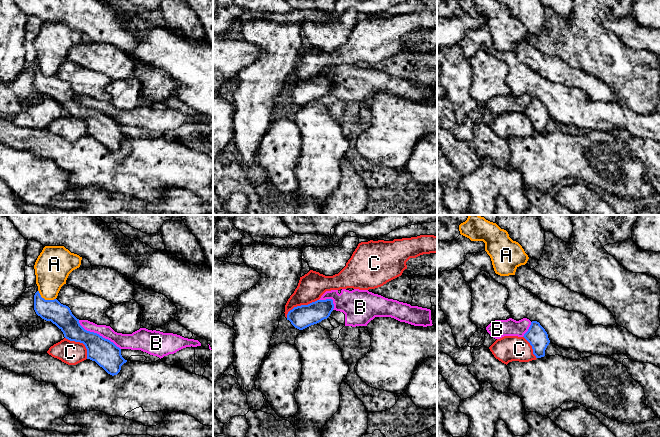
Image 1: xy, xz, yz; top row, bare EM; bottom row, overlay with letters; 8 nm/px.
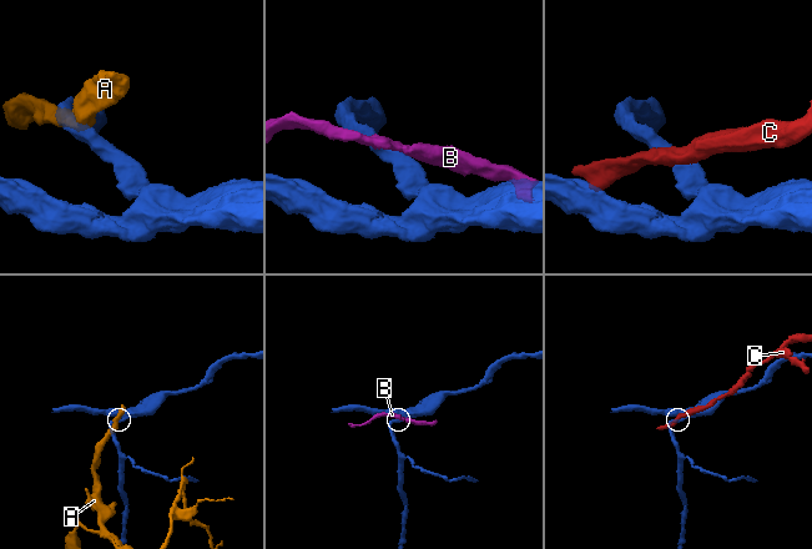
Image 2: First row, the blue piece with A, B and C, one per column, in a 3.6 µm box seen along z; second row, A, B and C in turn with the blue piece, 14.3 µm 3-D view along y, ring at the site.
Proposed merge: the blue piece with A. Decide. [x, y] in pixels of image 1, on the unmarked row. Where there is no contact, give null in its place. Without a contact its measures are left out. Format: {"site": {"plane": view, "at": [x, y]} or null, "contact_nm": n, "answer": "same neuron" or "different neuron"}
{"site": {"plane": "xy", "at": [44, 75]}, "contact_nm": 160, "answer": "different neuron"}

